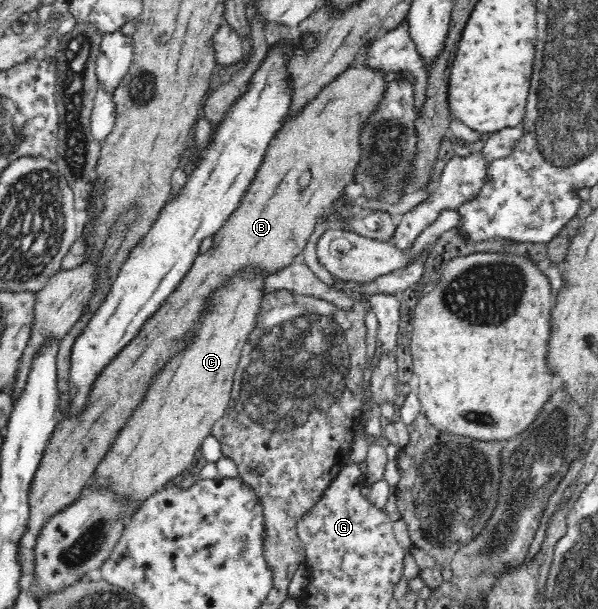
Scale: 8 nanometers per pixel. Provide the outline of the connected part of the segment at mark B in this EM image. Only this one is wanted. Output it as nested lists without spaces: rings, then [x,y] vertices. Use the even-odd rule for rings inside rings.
[[[364,48],[353,58],[353,62],[337,74],[327,86],[319,90],[317,97],[305,106],[297,108],[293,114],[289,115],[279,132],[269,143],[264,161],[253,179],[251,185],[245,193],[244,199],[240,202],[237,210],[224,225],[213,235],[213,245],[203,254],[198,254],[189,268],[189,272],[178,282],[177,288],[164,300],[164,304],[141,326],[139,333],[125,347],[121,348],[116,356],[107,364],[103,371],[91,384],[91,390],[87,392],[85,406],[83,410],[75,414],[65,415],[58,423],[53,432],[47,449],[42,454],[35,478],[33,479],[30,495],[30,517],[28,522],[29,533],[37,537],[41,526],[59,510],[63,510],[69,502],[73,502],[79,494],[85,482],[93,476],[93,470],[98,467],[99,462],[112,449],[115,438],[119,435],[120,429],[125,426],[127,419],[131,416],[133,408],[141,402],[149,382],[154,375],[164,366],[171,356],[171,350],[175,343],[183,340],[187,334],[196,326],[200,313],[206,306],[206,299],[212,294],[211,290],[215,286],[221,286],[237,268],[241,266],[254,266],[262,268],[266,272],[276,273],[284,269],[289,264],[300,260],[301,252],[309,240],[321,216],[327,214],[335,201],[345,195],[345,186],[349,182],[354,182],[354,170],[361,160],[361,133],[364,124],[369,117],[377,110],[388,87],[385,82],[385,75],[388,74],[380,68],[373,68],[366,62],[366,51]],[[309,172],[309,184],[303,188],[301,186],[301,176]]]

